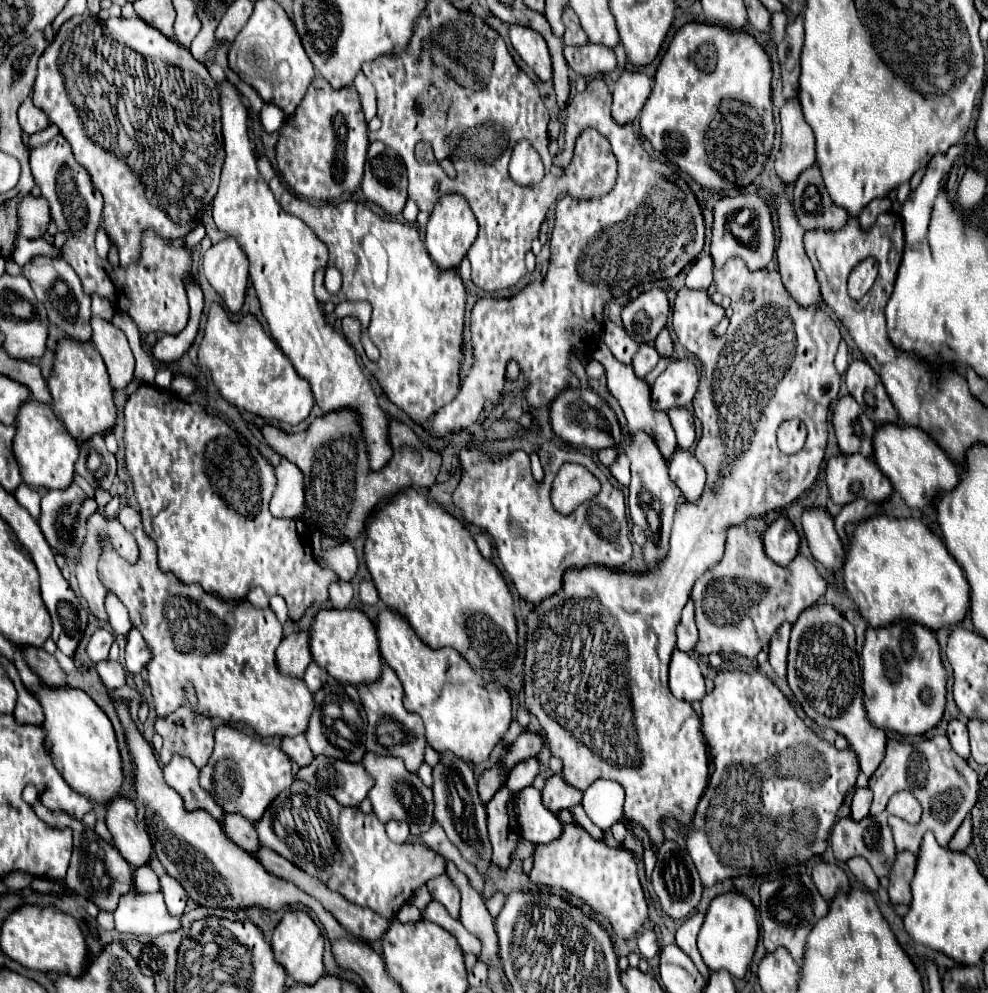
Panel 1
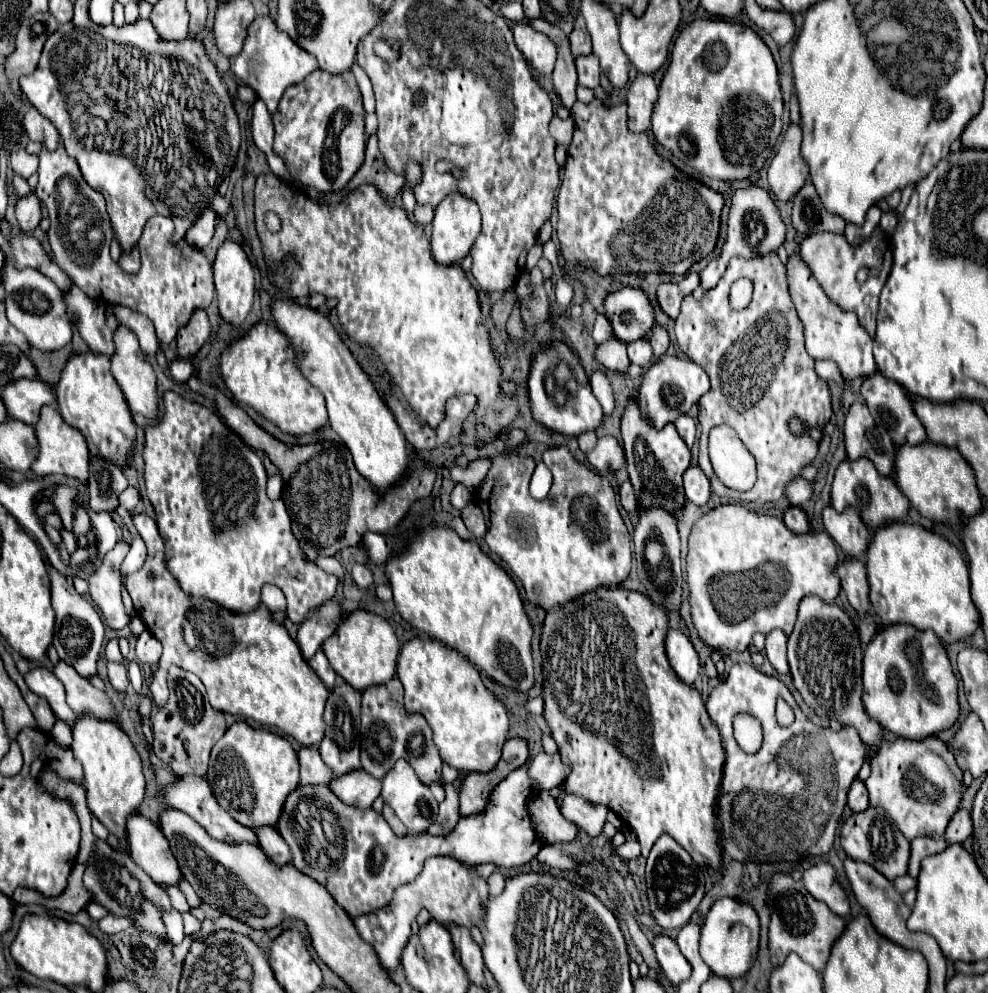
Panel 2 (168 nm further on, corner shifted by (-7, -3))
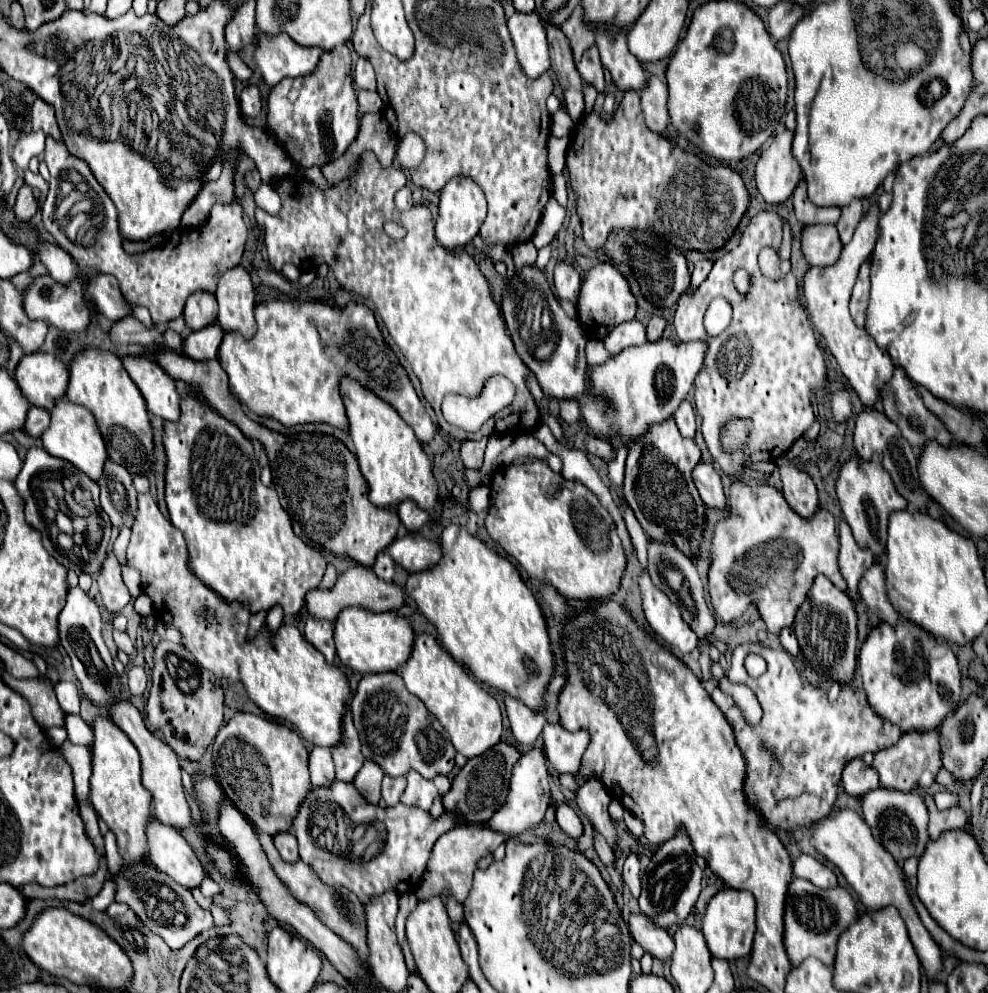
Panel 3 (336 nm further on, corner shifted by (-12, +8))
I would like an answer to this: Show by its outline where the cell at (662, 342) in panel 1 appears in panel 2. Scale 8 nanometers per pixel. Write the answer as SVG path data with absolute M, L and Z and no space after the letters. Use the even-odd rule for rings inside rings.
M655 326L653 332L651 332L651 338L649 338L651 346L653 346L653 354L655 358L661 358L667 354L667 348L671 346L671 340L669 340L669 334L663 326Z

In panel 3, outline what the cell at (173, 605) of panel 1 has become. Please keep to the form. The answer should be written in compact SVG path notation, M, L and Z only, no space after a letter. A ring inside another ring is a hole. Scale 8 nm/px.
M150 493L138 495L138 513L126 555L128 563L142 575L144 593L154 601L154 617L164 617L182 631L184 647L202 667L220 679L242 681L248 697L264 713L290 721L308 743L336 747L344 741L340 725L352 697L346 675L336 665L326 663L294 625L282 625L278 633L262 629L256 639L246 641L250 611L240 603L226 603L196 579L188 565L186 539L160 513Z

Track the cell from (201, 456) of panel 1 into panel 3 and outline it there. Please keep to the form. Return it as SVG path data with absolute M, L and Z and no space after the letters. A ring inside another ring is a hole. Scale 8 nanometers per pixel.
M190 393L188 397L182 399L182 417L172 423L172 421L166 421L164 423L164 447L166 447L166 455L168 455L168 467L166 467L166 503L168 503L168 511L170 511L170 521L176 529L182 531L186 543L188 543L188 549L190 549L190 567L192 567L192 573L208 587L212 587L224 601L228 603L242 603L242 605L248 605L250 613L258 613L258 611L270 611L274 605L280 605L284 609L284 615L298 615L300 609L304 607L306 603L306 593L310 589L314 589L320 579L324 577L324 571L326 571L326 559L320 555L320 551L312 549L310 545L306 545L298 535L294 537L294 531L292 531L292 523L290 523L290 515L282 509L280 501L278 501L278 495L272 487L264 487L262 481L260 481L260 467L258 467L258 461L254 457L254 449L252 449L252 443L242 435L242 431L226 421L224 417L220 417L218 413L214 413L214 409L210 409L206 403L202 403L202 399L194 393ZM198 501L204 501L204 515L200 513L198 509Z

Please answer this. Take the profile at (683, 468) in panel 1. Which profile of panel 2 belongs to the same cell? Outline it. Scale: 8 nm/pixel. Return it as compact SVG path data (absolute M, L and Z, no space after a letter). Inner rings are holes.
M699 466L687 468L687 472L683 474L683 486L685 486L685 496L689 502L693 502L697 506L707 504L707 500L711 496L711 482Z

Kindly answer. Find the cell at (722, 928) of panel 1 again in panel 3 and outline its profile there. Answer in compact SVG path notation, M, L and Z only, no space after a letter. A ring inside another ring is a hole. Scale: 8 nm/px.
M720 889L710 899L706 913L702 917L702 933L714 957L730 961L730 959L740 959L750 955L754 931L756 931L756 909L754 909L754 897L748 891Z

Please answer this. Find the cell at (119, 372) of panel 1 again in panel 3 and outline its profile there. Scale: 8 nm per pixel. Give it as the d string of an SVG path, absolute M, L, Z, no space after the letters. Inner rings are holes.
M122 357L124 369L142 391L148 411L166 419L180 419L180 395L176 381L148 357Z

